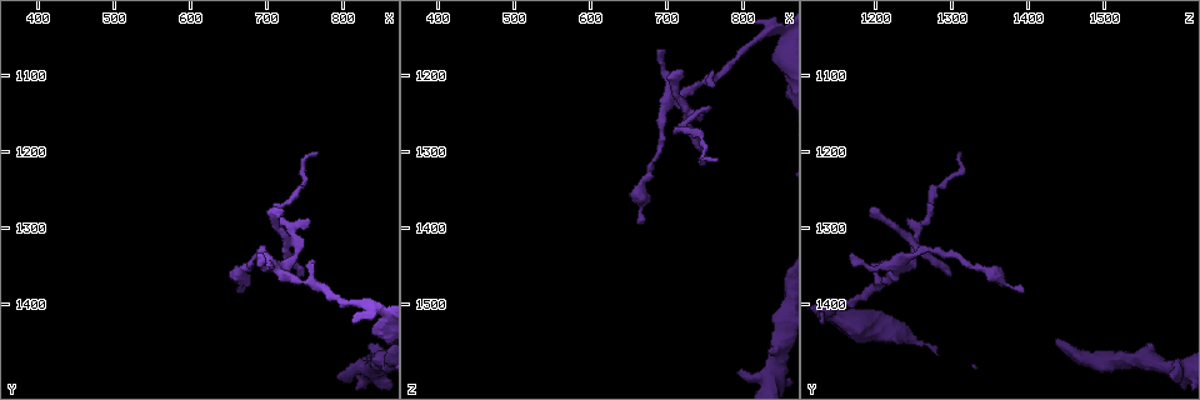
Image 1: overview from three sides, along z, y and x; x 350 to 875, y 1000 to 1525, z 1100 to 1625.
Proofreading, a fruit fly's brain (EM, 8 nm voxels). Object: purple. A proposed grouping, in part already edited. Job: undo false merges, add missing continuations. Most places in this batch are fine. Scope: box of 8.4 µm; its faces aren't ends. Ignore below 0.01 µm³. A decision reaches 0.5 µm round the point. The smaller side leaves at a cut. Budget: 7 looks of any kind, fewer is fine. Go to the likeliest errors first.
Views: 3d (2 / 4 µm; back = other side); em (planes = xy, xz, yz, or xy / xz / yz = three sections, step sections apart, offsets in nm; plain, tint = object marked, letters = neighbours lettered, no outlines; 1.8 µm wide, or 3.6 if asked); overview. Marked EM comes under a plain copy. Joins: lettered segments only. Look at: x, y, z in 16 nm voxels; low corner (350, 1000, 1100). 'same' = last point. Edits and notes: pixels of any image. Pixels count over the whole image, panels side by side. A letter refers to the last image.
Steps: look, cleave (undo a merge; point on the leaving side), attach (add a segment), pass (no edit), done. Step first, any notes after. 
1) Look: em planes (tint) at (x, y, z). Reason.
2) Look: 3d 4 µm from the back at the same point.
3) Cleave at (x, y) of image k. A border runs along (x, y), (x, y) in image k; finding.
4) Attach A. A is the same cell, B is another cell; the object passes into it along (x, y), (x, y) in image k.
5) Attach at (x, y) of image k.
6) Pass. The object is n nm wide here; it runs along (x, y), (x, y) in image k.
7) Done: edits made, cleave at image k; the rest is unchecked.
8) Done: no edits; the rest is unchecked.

Look: 3d 4 µm at (665, 1385, 1390). Thin end.

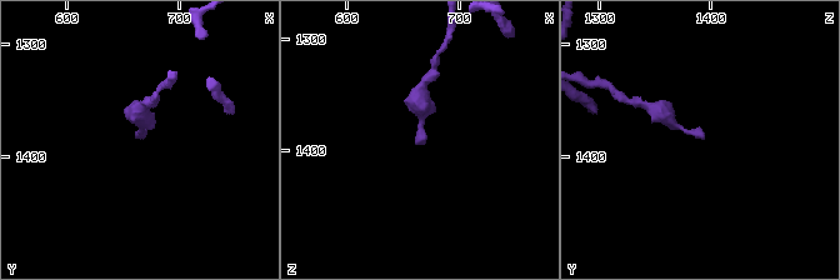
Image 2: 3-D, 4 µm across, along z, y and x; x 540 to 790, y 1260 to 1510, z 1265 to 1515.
Look: em yz step 4 (letters) at (668, 1386, 1394).

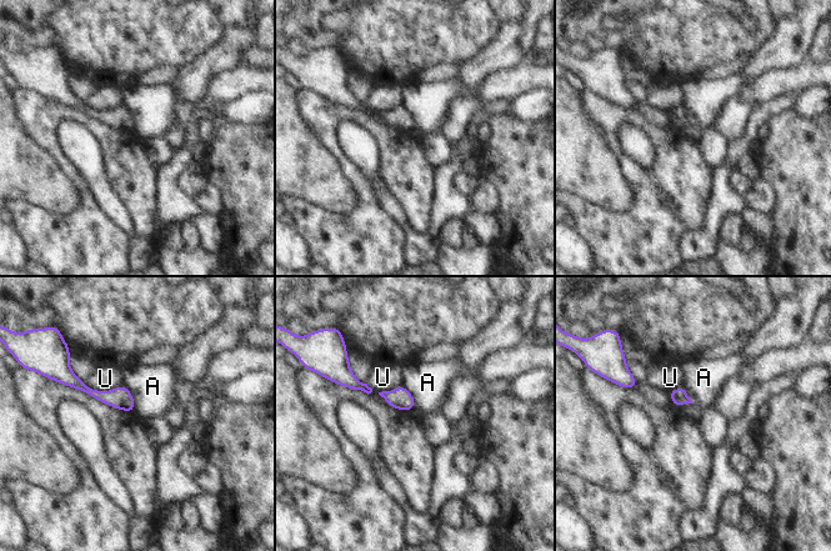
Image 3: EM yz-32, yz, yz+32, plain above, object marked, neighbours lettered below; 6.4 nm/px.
Look: em planes (letters) at the same point.

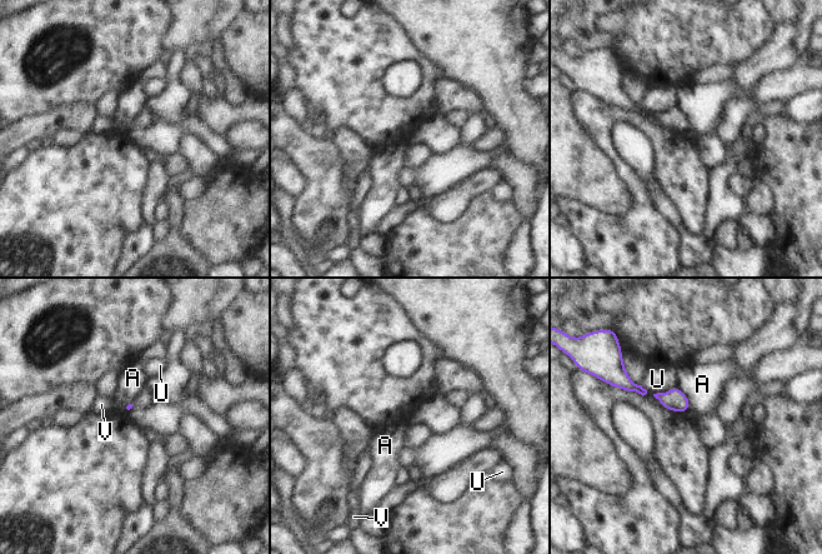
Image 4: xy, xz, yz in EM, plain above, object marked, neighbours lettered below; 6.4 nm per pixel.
Pass. The longest contact is with U, 170 nm; A, U and V are other cells; no lettered segment goes on from it.

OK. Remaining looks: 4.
Look: 3d 4 µm at (845, 1410, 1140).

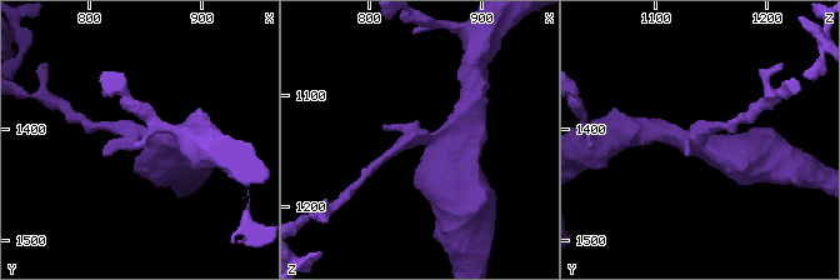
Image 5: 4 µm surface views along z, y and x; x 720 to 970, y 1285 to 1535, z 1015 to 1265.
Look: em yz step 16 (letters) at (848, 1410, 1140). Now the EM.

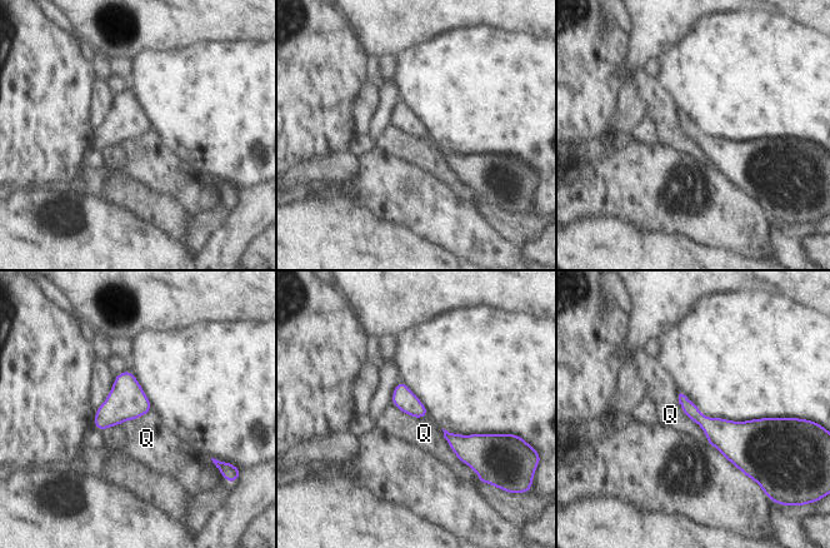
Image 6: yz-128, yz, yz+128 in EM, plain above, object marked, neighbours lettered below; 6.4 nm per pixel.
Pass. Q is another cell; a border runs along (679, 393), (681, 410), (708, 442) in image 6; continuous, no second cell.

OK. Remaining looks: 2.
Done: no edits; the rest is unchecked.

